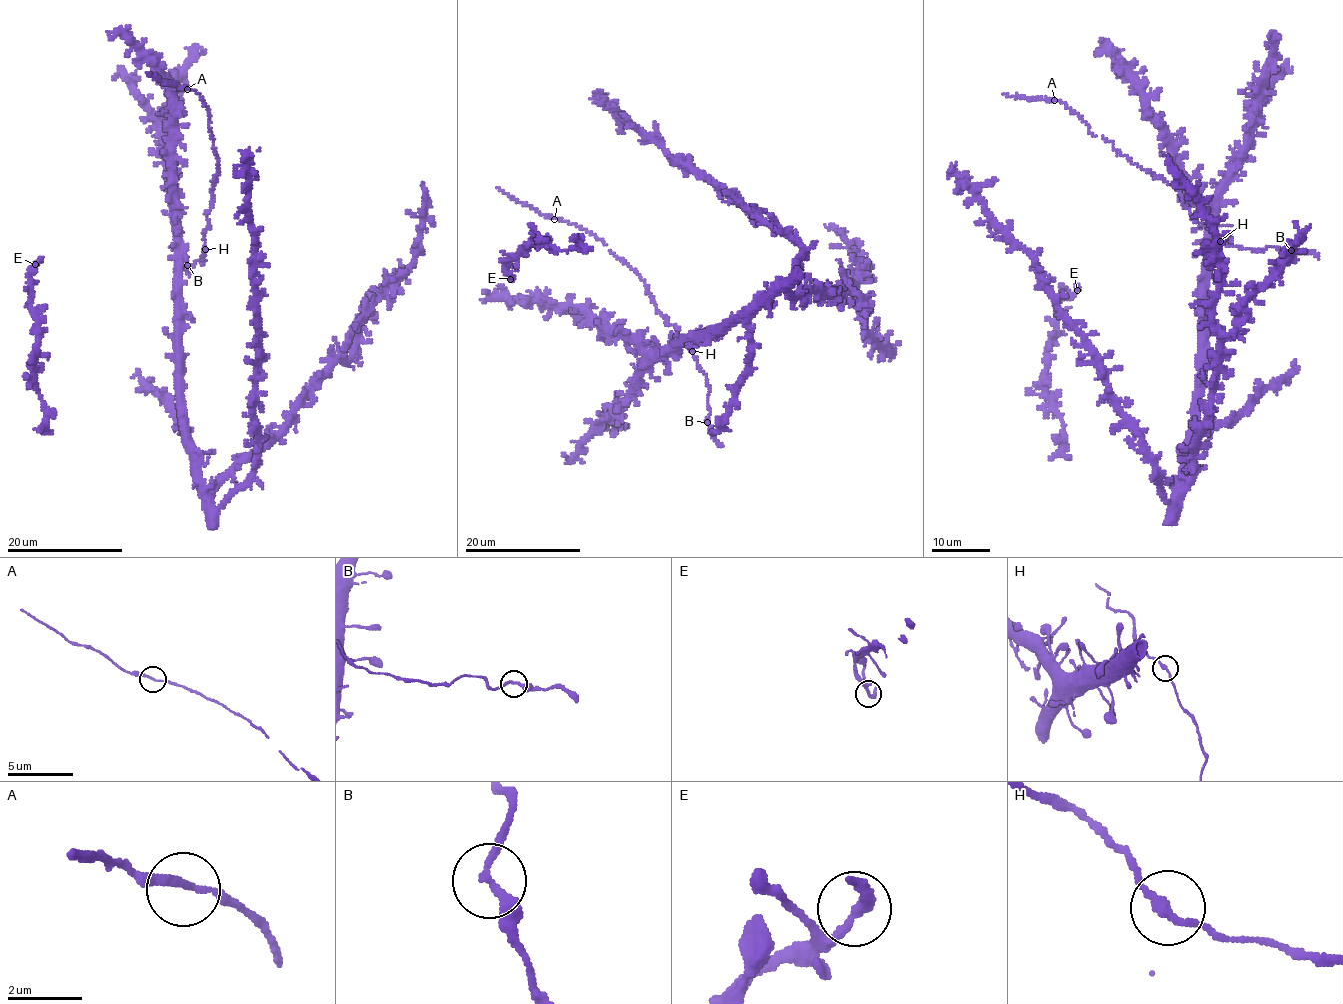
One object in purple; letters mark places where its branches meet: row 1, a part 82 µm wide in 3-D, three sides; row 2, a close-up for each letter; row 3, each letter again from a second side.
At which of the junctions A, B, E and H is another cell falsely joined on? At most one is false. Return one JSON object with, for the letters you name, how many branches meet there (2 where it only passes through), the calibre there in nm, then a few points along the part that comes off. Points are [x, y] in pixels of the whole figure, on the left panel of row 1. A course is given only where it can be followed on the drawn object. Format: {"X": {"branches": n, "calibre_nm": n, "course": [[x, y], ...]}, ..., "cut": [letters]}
{"cut": []}

